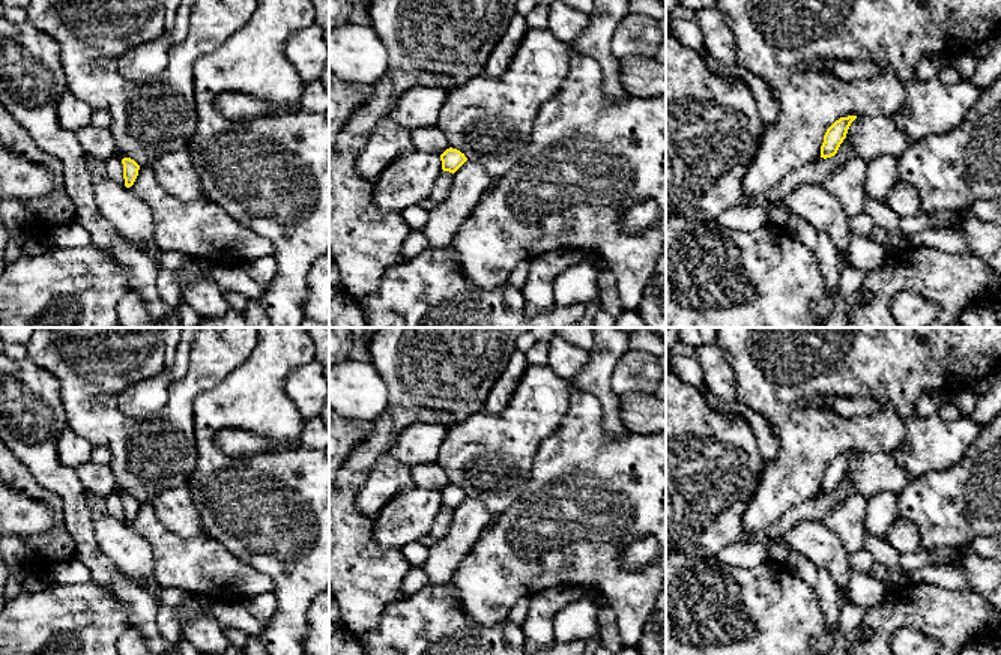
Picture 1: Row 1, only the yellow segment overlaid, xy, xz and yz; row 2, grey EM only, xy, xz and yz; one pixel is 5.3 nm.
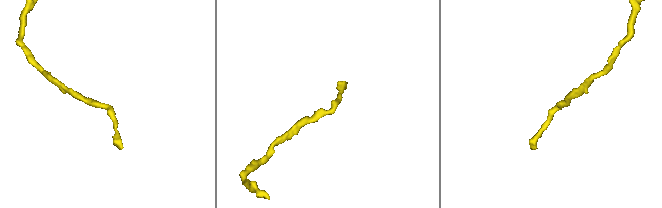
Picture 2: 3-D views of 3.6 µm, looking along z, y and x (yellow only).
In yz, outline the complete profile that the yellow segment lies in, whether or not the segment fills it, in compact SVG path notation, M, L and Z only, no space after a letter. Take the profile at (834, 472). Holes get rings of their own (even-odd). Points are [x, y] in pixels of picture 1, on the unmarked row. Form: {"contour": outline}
{"contour": "M857 452L840 454L825 469L821 482L821 494L827 496L837 490L840 481L846 475L848 466Z"}

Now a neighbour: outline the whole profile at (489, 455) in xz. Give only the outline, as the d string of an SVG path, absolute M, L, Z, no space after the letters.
M529 365L510 404L500 413L478 412L448 427L445 452L439 458L449 484L460 487L467 497L479 499L496 518L511 508L522 496L540 445L559 427L570 406L571 382L555 374L549 365Z

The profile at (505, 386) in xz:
M516 350L491 388L484 403L484 412L500 413L510 404L528 367L526 353Z

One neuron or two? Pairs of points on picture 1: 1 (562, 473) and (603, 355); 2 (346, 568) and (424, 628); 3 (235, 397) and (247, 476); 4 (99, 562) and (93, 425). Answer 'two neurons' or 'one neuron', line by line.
1: two neurons
2: two neurons
3: one neuron
4: two neurons

